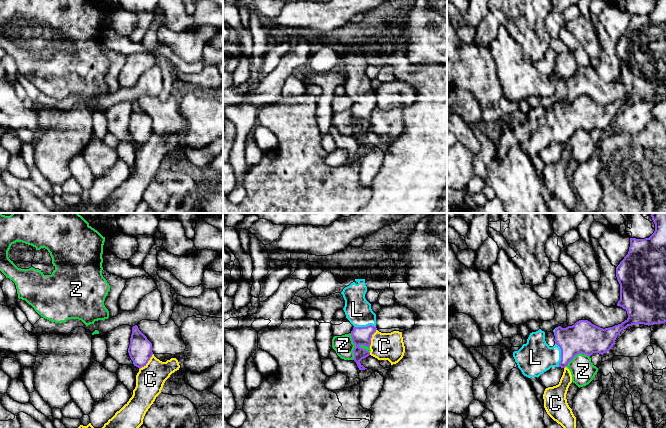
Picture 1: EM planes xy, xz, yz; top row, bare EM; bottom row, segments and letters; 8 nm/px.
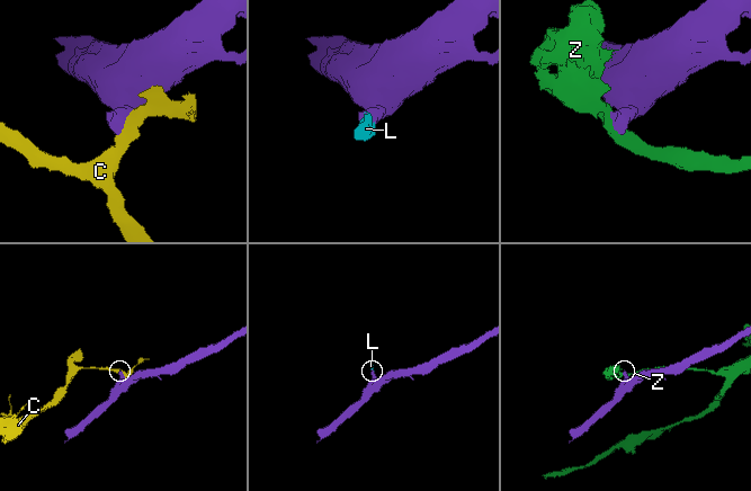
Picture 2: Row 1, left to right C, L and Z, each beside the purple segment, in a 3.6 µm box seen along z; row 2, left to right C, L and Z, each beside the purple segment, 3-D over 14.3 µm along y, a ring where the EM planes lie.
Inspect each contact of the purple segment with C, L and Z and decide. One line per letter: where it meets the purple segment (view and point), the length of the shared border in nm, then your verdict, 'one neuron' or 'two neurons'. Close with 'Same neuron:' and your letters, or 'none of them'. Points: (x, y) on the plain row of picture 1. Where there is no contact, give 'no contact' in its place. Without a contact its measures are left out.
C: contact xy (147, 138); length 170 nm; two neurons
L: contact yz (561, 131); length 190 nm; one neuron
Z: contact xz (356, 122); length 220 nm; two neurons
Same neuron: L

